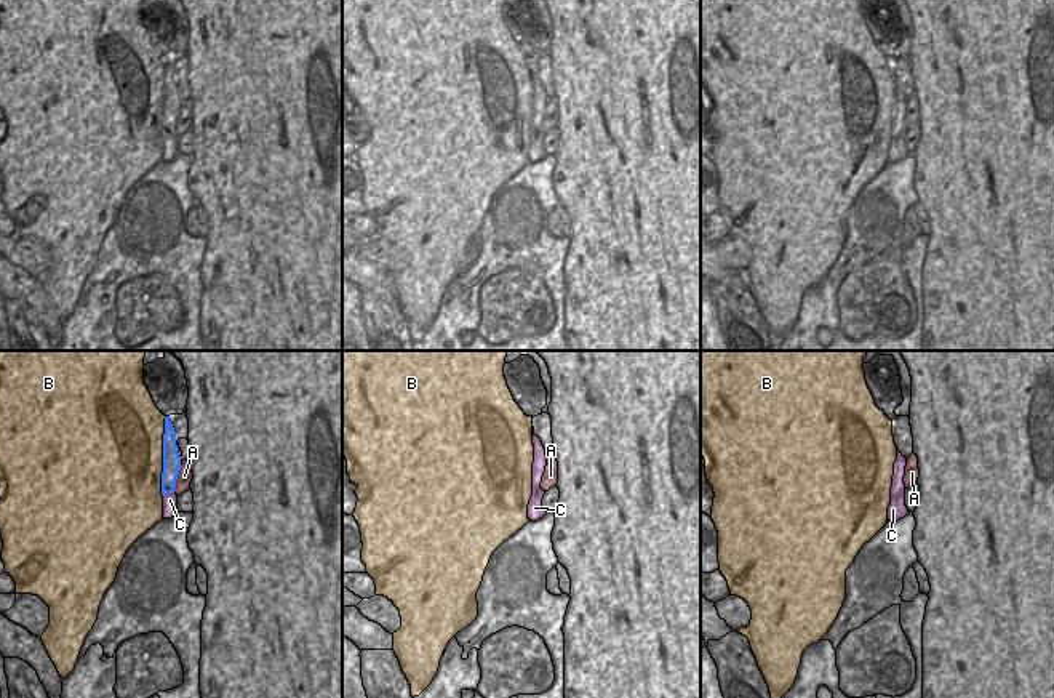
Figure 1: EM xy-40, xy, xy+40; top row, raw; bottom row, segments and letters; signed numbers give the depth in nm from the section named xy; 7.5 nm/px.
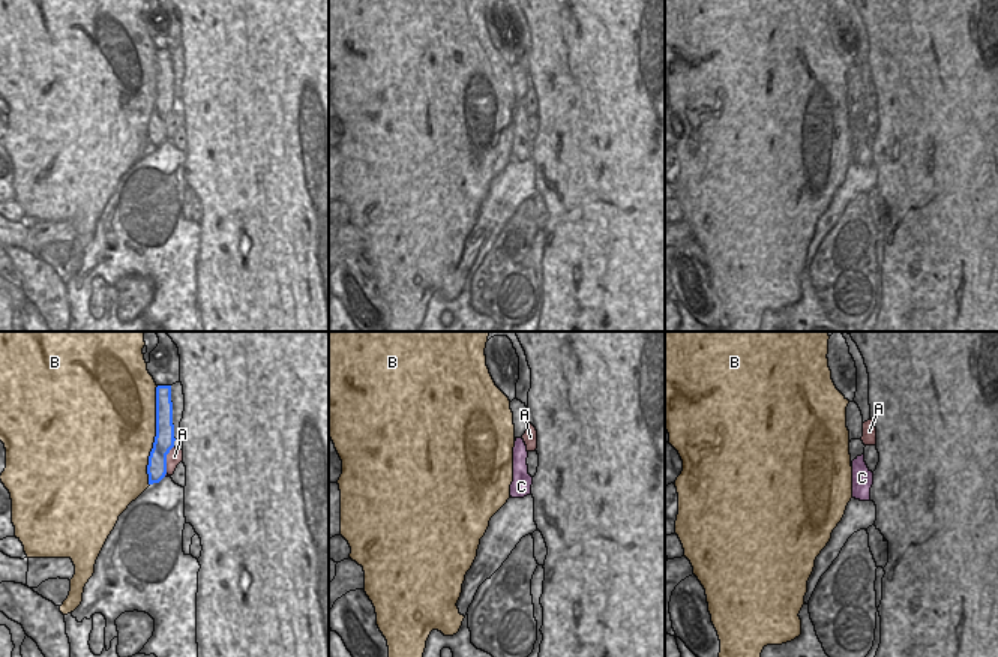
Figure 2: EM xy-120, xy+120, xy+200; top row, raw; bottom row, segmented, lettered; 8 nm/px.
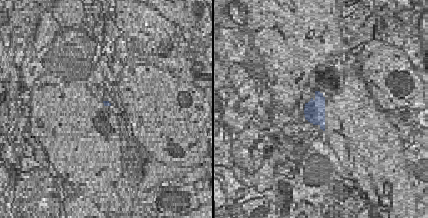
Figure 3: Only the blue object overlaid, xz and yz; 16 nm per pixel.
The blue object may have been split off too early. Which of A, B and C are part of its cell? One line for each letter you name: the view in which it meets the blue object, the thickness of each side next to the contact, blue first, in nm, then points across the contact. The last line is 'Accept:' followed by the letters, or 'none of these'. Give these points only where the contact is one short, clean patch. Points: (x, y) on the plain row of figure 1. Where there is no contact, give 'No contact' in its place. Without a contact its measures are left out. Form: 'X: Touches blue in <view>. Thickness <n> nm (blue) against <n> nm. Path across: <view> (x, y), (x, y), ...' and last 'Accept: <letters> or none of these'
C: Touches blue in xy-40. Thickness 140 nm (blue) against 120 nm
Accept: C

